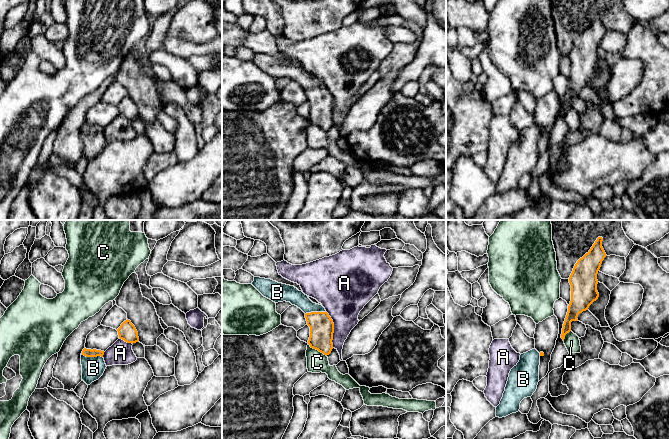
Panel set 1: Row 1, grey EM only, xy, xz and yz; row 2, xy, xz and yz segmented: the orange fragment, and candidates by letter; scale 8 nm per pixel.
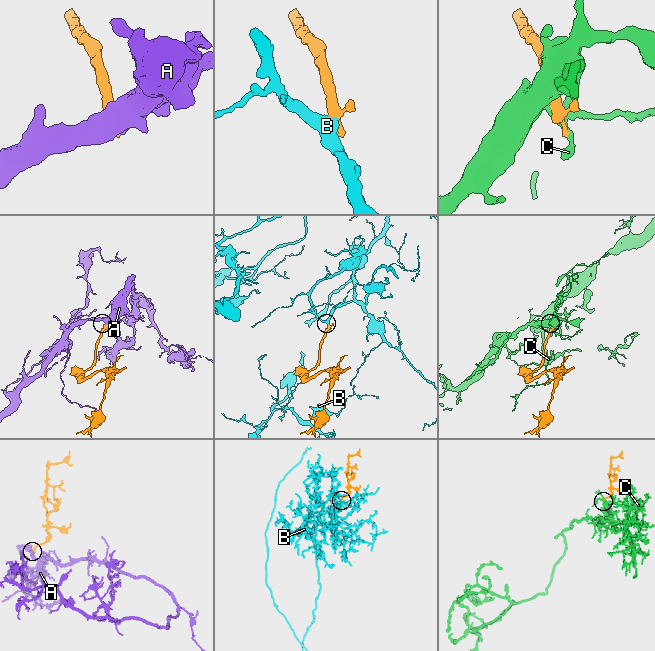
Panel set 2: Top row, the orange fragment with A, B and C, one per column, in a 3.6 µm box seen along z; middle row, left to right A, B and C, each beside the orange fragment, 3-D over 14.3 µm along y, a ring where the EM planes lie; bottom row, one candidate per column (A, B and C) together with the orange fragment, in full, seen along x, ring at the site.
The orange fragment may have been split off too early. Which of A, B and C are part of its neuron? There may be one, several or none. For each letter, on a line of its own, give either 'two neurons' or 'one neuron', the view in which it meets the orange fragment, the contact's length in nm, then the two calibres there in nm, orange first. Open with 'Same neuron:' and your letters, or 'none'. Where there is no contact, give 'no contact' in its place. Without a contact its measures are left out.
Same neuron: B
A: two neurons; contact in xz; length 300 nm; calibres 190 and 320 nm
B: one neuron; contact in xy; length 180 nm; calibres 60 and 180 nm
C: two neurons; contact in xz; length 190 nm; calibres 190 and 170 nm

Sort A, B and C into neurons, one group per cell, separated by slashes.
A / B / C

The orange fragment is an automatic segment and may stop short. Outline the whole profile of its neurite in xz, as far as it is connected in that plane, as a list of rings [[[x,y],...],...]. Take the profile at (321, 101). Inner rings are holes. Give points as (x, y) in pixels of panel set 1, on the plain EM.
[[[254,53],[252,61],[266,74],[275,79],[290,78],[305,89],[310,103],[308,120],[324,131],[333,125],[334,99],[322,81],[313,79],[307,71],[294,62],[278,59],[271,55]]]

